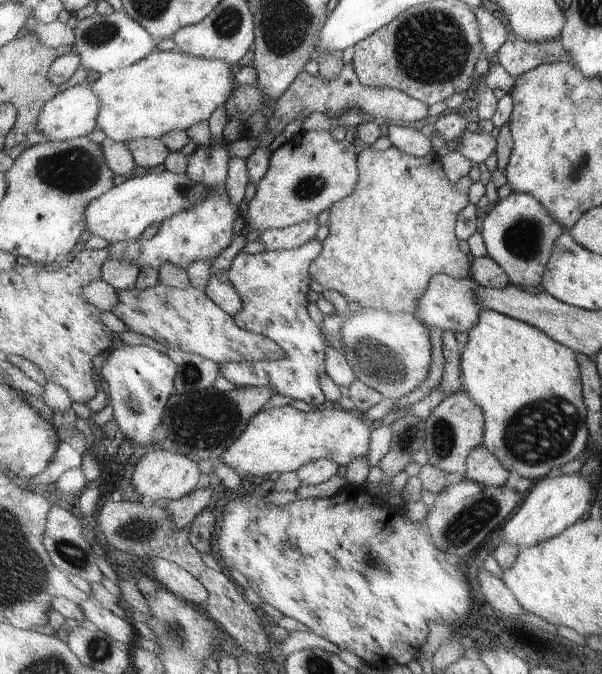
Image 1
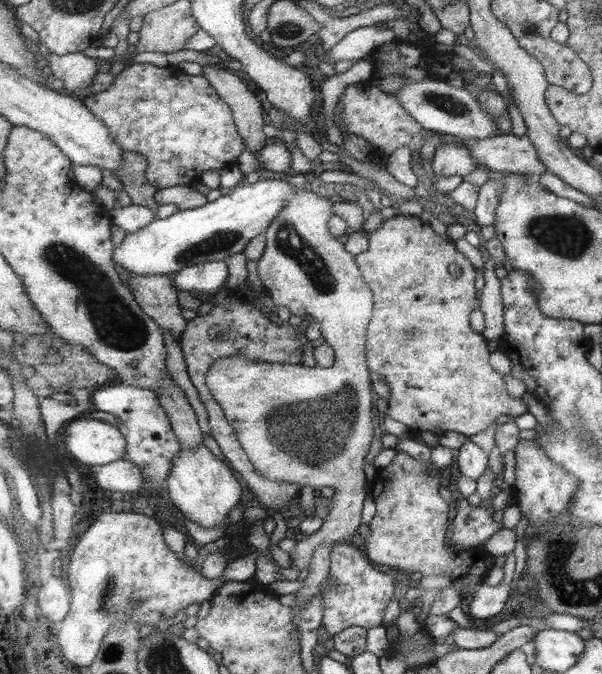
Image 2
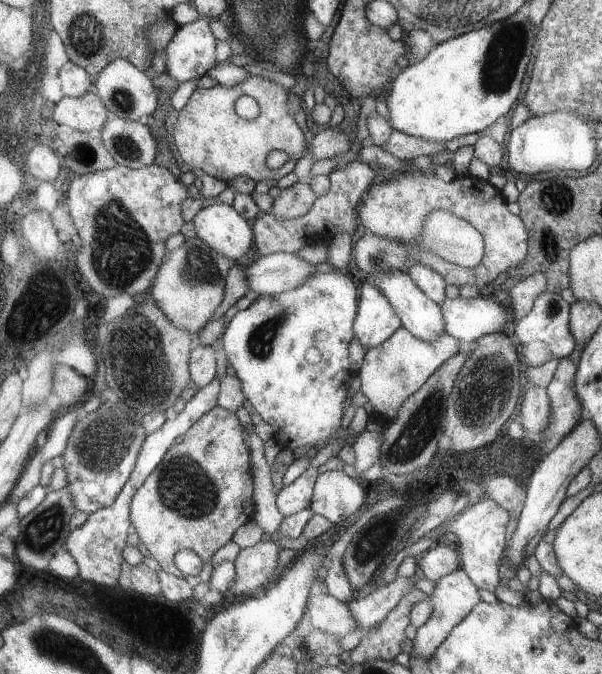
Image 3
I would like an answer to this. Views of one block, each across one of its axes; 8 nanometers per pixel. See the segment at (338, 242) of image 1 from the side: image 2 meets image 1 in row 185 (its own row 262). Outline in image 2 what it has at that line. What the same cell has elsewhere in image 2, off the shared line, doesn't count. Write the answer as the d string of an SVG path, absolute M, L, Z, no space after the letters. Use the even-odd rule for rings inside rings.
M405 214L397 216L397 218L391 218L391 220L385 220L383 226L375 232L375 234L369 234L369 250L365 254L359 254L355 256L357 258L357 264L361 266L363 270L363 276L365 276L365 282L373 288L375 292L375 318L373 322L369 324L369 342L367 342L367 356L369 356L369 368L371 372L377 372L381 376L385 376L389 388L391 388L391 398L389 398L389 412L385 414L387 418L391 420L397 420L401 424L405 424L407 428L411 430L419 430L419 432L433 432L433 436L443 436L445 432L461 432L461 434L467 434L469 438L487 430L499 416L503 414L509 414L509 416L521 416L521 414L527 414L527 406L523 402L523 398L511 398L507 392L505 392L505 380L499 372L495 372L495 368L491 366L491 352L489 352L489 344L487 344L487 338L483 334L477 334L473 328L471 328L471 312L475 308L481 308L481 302L479 302L479 292L475 290L475 268L473 264L469 262L469 258L465 258L461 252L457 252L455 248L455 242L449 240L449 238L443 238L435 232L435 228L429 224L429 220L421 220L421 218L409 218ZM451 264L459 264L461 266L461 276L455 278L449 270Z

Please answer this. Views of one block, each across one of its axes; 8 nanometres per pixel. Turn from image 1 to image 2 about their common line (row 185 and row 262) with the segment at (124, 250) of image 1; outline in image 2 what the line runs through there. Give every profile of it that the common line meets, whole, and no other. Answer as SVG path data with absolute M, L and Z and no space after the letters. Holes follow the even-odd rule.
M211 260L207 264L197 264L191 268L185 268L183 272L173 274L175 276L175 284L181 290L197 290L203 292L205 298L213 292L219 292L221 288L227 288L229 284L229 276L231 276L231 268L227 264L227 260Z

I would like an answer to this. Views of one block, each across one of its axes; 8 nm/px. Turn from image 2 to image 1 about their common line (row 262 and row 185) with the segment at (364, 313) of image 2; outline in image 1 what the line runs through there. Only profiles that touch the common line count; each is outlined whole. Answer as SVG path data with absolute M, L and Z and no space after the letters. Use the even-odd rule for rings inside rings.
M299 132L295 138L291 138L283 148L273 152L271 156L271 168L265 174L265 178L257 184L257 194L249 202L249 210L245 216L245 226L251 230L285 230L297 224L305 224L311 220L317 220L317 216L325 210L331 210L337 202L353 196L357 190L357 184L361 180L361 166L359 166L359 154L357 148L347 140L335 140L331 132Z

